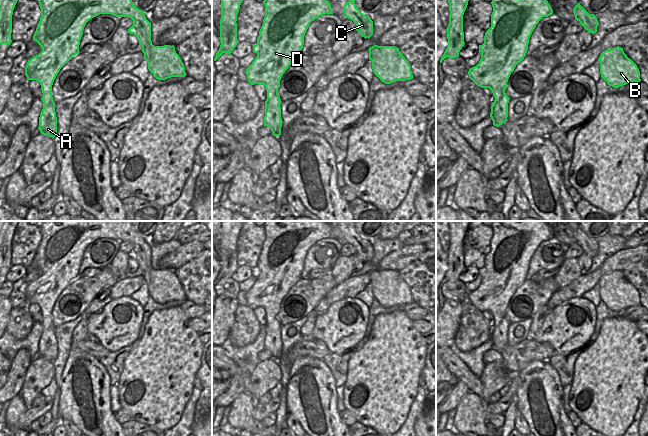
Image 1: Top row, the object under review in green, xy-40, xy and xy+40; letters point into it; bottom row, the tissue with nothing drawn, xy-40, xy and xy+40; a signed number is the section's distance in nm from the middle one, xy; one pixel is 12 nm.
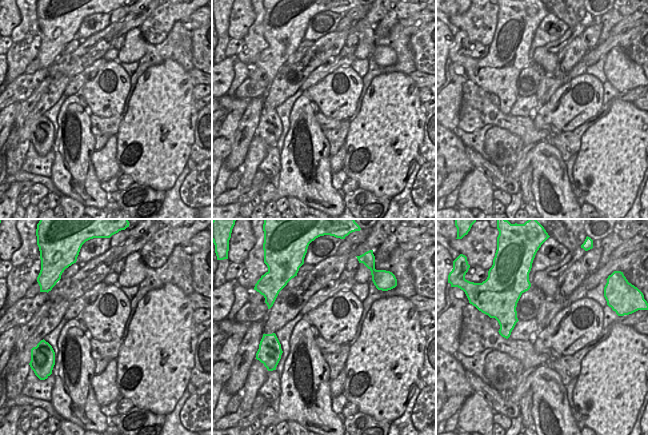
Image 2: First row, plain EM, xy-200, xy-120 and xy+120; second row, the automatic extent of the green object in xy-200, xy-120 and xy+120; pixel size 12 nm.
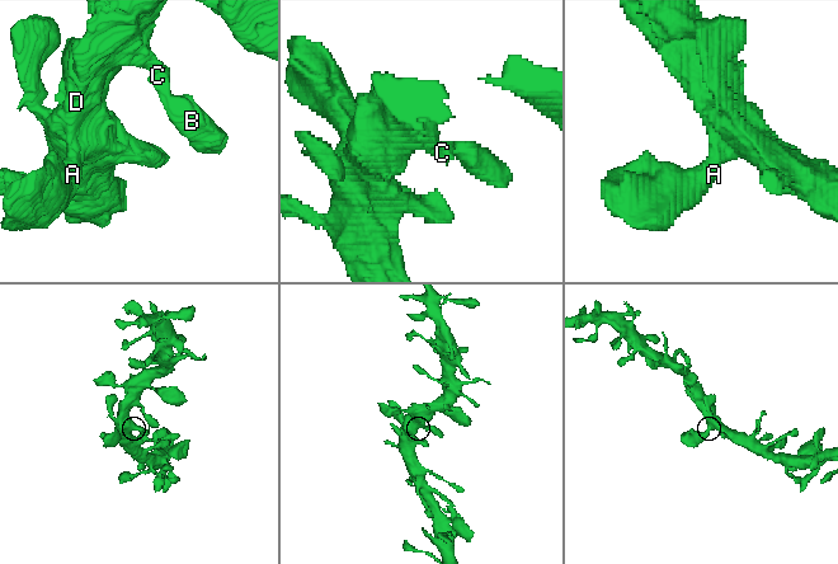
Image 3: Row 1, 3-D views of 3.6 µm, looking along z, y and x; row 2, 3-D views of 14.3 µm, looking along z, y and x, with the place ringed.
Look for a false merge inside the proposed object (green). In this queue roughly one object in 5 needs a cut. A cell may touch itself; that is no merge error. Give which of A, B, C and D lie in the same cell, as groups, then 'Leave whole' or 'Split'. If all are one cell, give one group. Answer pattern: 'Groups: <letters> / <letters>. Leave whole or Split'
Groups: A B C D. Leave whole.

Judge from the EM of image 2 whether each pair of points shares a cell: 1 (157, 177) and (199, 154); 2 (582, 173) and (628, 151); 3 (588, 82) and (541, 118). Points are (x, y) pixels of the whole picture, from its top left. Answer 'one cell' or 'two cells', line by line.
1: two cells
2: one cell
3: one cell

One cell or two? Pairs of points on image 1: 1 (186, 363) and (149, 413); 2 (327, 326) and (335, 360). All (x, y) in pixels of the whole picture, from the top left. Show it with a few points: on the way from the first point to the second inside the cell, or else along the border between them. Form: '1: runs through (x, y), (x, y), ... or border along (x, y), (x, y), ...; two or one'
1: runs through (175, 375), (150, 401); one
2: border along (353, 346), (342, 353), (331, 353); two

